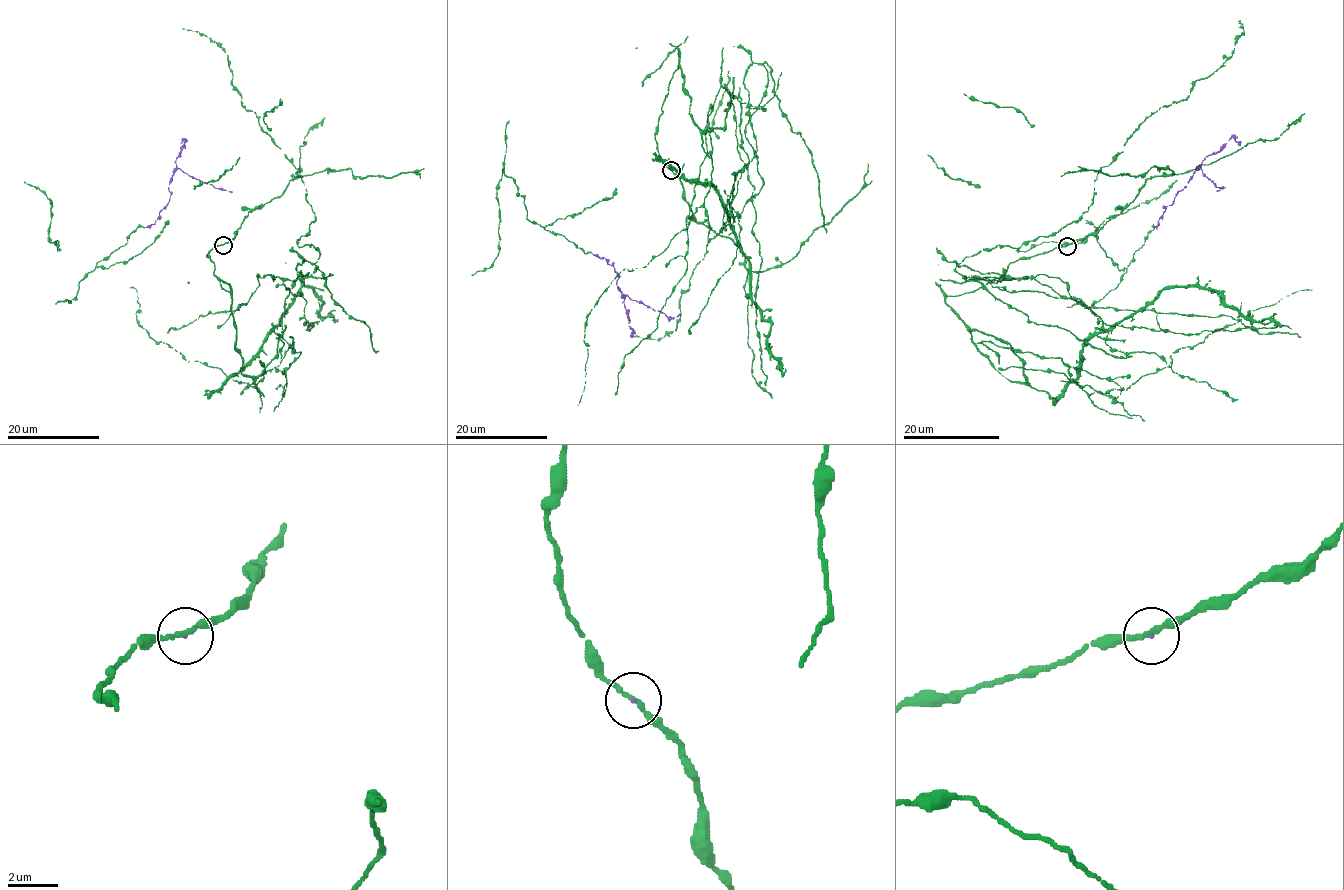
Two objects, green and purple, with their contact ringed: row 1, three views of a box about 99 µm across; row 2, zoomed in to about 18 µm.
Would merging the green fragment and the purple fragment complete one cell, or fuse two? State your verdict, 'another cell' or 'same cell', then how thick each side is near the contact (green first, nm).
same cell | 200/50 nm

